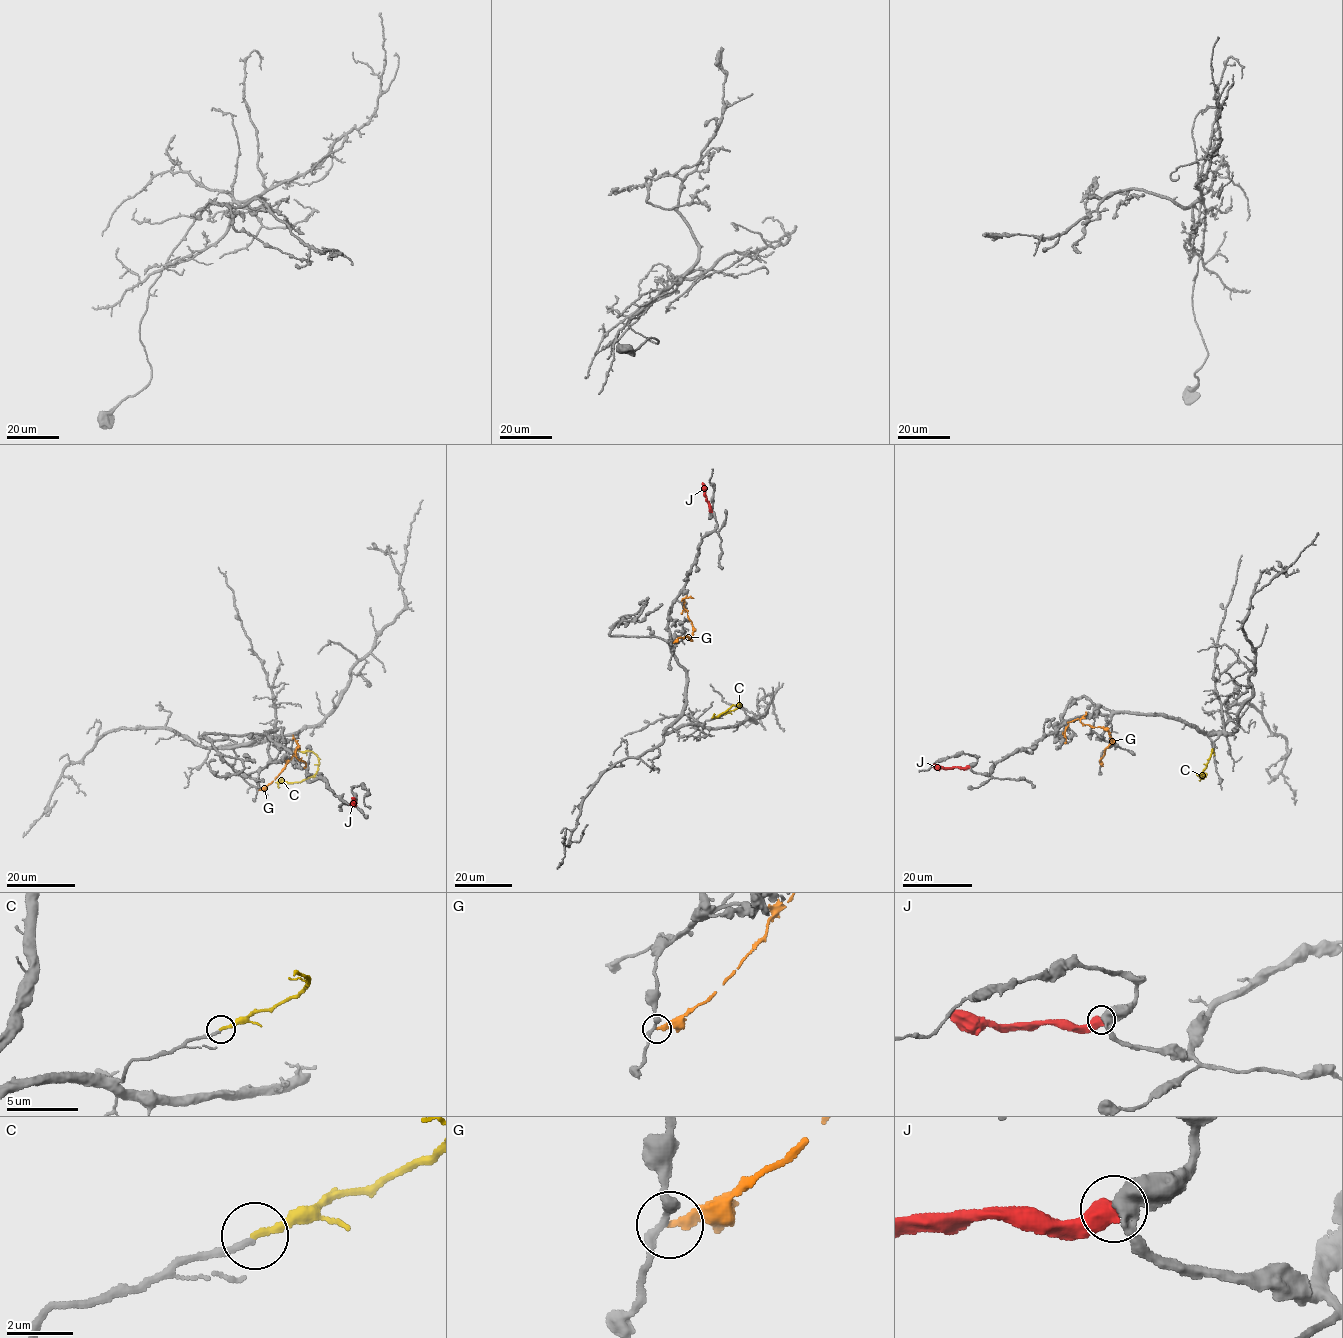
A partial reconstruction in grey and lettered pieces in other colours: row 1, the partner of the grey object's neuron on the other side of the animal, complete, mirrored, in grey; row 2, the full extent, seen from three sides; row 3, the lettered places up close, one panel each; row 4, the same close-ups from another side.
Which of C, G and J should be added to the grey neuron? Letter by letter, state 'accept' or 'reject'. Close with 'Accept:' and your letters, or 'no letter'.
C: accept
G: reject
J: reject
Accept: C

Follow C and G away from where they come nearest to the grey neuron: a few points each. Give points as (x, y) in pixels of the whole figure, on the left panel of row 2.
C: (298, 750), (311, 751), (318, 757), (316, 773), (298, 782), (279, 782), (279, 787)
G: (259, 790), (275, 779), (299, 747), (297, 743), (295, 753), (305, 762), (304, 768)

